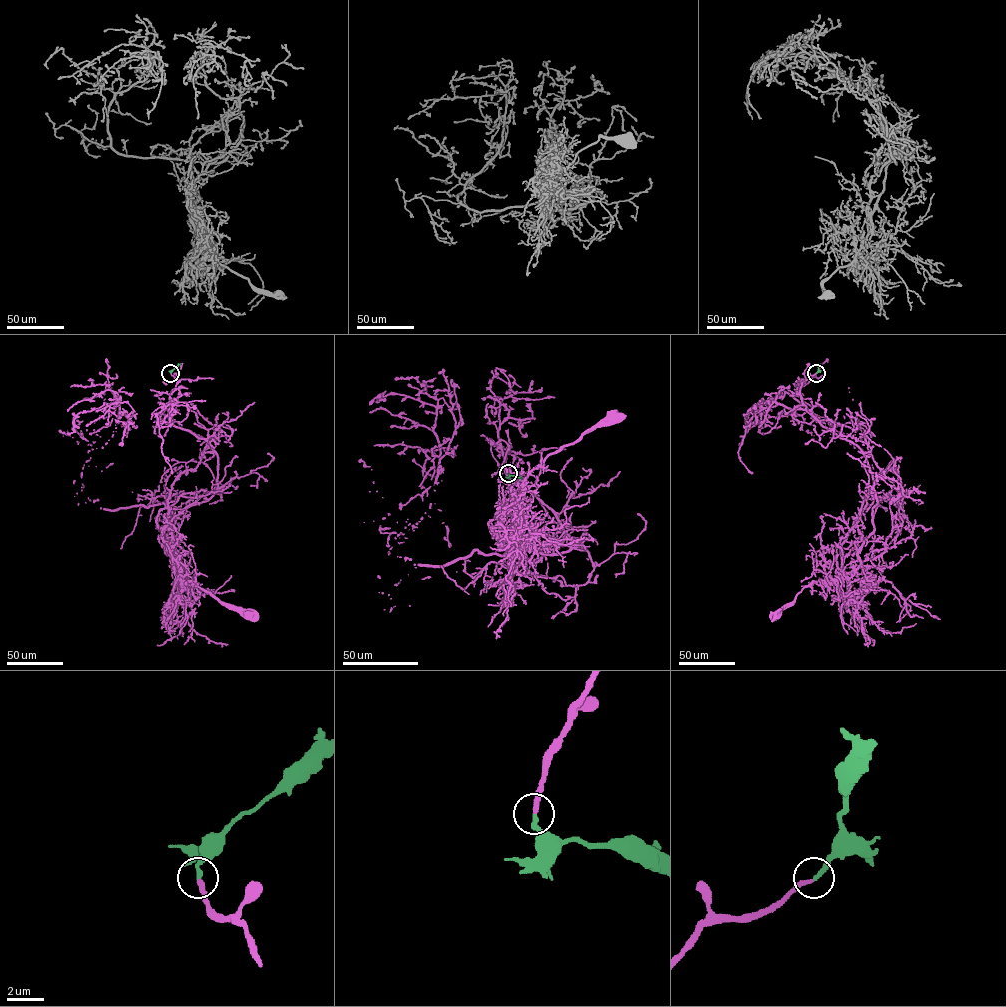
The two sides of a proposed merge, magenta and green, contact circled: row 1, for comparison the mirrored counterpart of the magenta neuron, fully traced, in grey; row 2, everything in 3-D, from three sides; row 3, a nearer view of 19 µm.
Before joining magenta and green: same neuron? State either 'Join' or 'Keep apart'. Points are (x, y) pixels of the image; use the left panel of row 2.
Join

